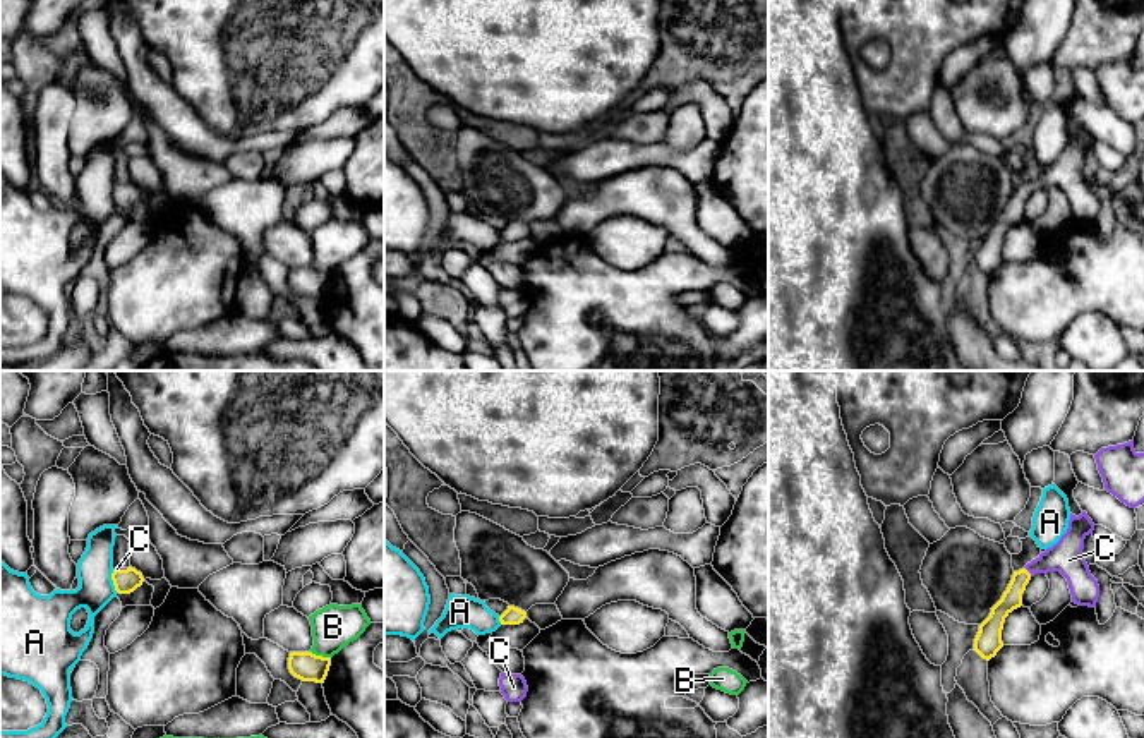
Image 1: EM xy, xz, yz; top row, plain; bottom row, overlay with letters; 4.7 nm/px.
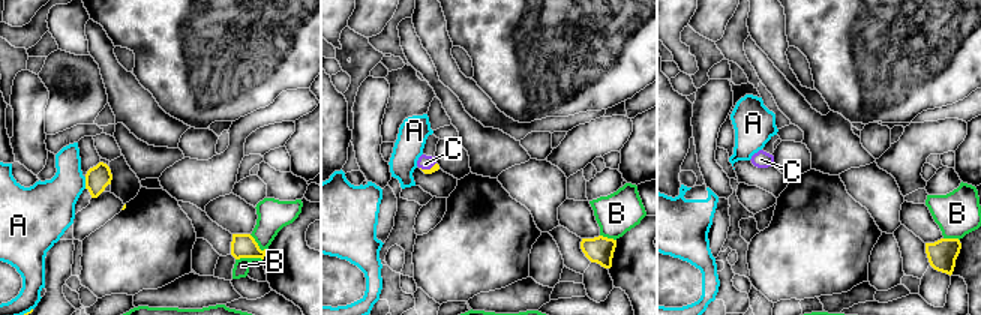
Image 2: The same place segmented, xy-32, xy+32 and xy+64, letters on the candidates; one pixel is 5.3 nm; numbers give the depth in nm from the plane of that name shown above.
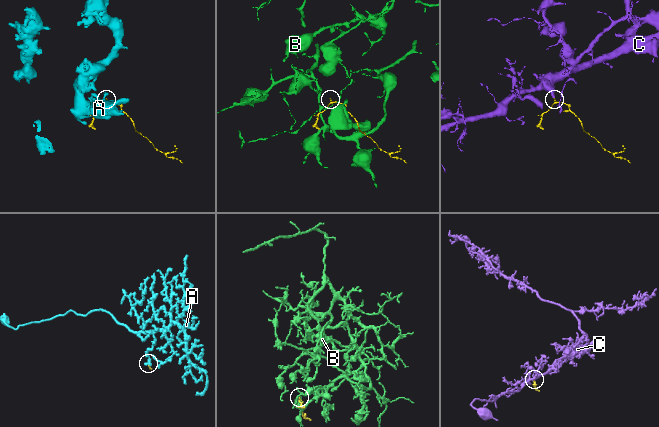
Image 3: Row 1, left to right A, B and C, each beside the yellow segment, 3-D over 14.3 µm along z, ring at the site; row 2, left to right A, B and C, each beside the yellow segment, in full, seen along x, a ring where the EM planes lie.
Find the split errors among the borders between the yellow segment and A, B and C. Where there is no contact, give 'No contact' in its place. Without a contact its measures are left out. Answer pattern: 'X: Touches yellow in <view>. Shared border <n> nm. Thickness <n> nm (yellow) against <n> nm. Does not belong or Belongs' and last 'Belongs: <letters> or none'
A: Touches yellow in xy. Shared border 110 nm. Thickness 110 nm (yellow) against 170 nm. Does not belong
B: Touches yellow in xy. Shared border 100 nm. Thickness 140 nm (yellow) against 200 nm. Does not belong
C: Touches yellow in yz. Shared border 60 nm. Thickness 100 nm (yellow) against 160 nm. Belongs
Belongs: C

